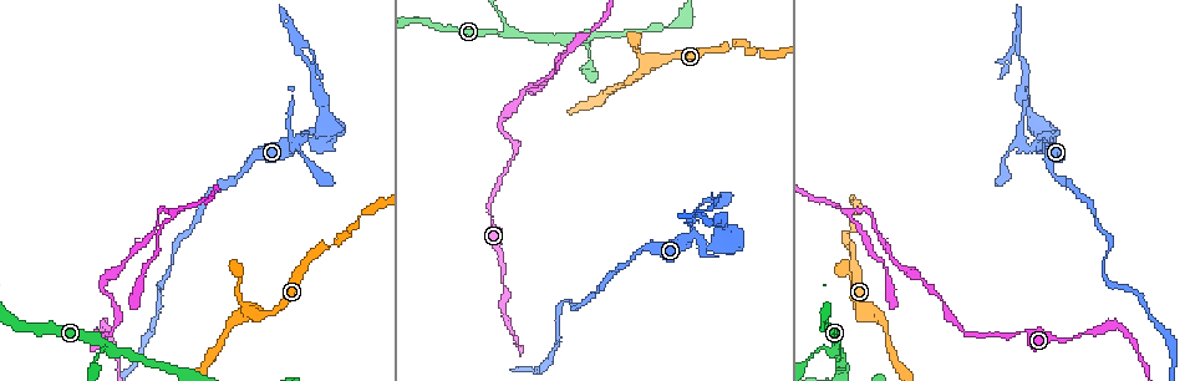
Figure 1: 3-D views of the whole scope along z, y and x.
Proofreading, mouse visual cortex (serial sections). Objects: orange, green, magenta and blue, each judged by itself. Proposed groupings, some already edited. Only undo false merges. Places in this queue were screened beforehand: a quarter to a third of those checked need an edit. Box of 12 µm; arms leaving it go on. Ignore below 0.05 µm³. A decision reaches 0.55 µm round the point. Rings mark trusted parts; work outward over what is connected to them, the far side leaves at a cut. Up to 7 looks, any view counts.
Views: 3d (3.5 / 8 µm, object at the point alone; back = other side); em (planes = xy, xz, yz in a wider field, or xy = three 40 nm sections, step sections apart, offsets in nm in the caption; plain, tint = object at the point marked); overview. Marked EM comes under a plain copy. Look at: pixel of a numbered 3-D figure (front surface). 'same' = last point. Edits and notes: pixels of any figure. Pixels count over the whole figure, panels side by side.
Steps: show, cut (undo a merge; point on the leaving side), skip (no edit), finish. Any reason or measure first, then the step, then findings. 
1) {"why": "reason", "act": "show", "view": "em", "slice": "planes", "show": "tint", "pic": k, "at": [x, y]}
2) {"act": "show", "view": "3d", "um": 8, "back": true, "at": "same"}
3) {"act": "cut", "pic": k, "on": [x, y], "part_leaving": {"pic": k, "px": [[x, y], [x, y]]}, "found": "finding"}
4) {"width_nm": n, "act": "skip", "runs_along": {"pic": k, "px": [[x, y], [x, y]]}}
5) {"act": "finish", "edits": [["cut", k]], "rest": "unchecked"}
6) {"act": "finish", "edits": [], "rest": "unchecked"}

{"why": "a narrow waist", "act": "show", "view": "3d", "um": 3.5, "pic": 1, "at": [508, 34]}

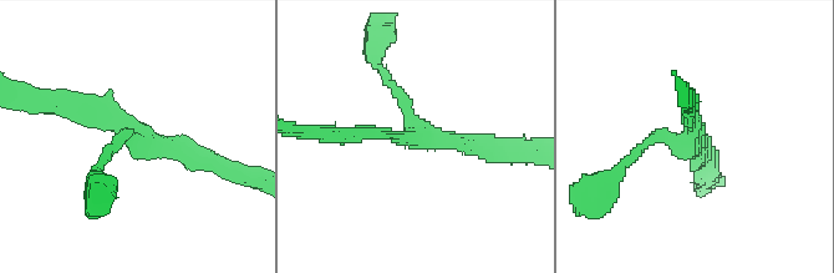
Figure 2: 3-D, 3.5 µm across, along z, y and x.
{"why": "now the EM", "act": "show", "view": "em", "slice": "xy", "step": 1, "show": "tint", "pic": 2, "at": [420, 135]}

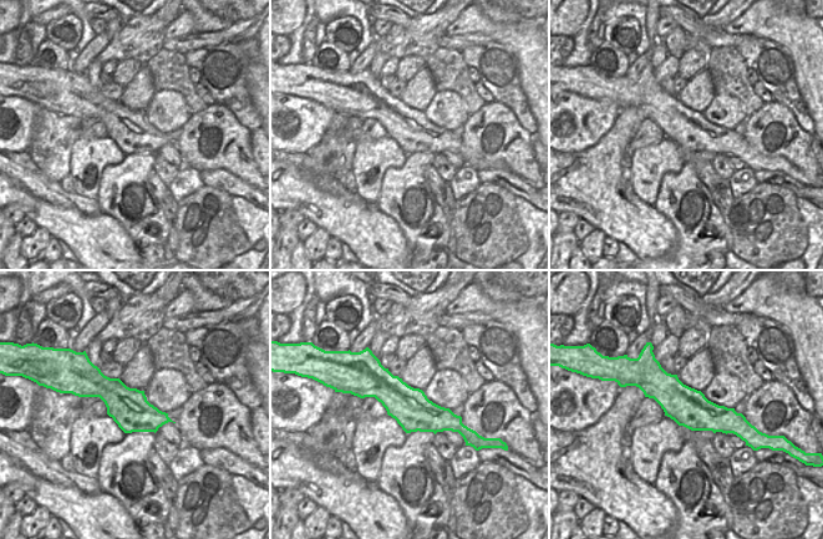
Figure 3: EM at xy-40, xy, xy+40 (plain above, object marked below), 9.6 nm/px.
{"act": "skip", "runs_along": {"pic": 2, "px": [[67, 104], [212, 161]]}, "found": "one cell here"}

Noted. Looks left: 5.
{"why": "two arms in line, one across", "act": "show", "view": "3d", "um": 8, "pic": 1, "at": [570, 46]}

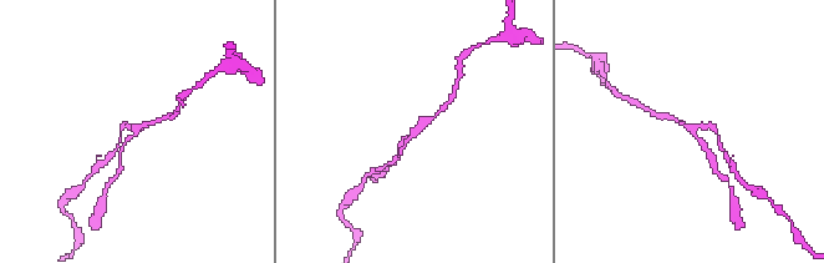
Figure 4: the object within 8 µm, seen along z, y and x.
{"arms": 3, "arm_widths_nm": [150, 150, 150], "act": "show", "view": "em", "slice": "planes", "show": "tint", "pic": 4, "at": [690, 127]}

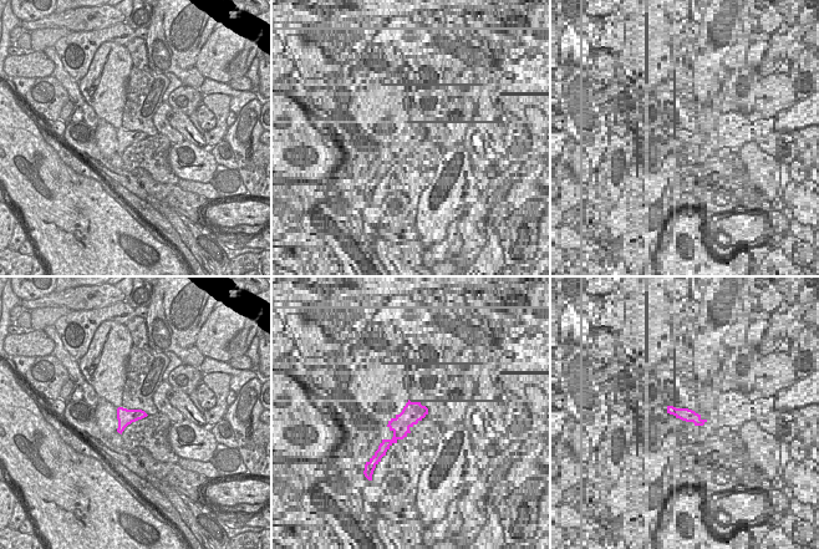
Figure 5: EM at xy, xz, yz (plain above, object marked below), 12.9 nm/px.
{"act": "skip", "found": "one cell here"}

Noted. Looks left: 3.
{"why": "thin neck", "act": "show", "view": "3d", "um": 3.5, "pic": 1, "at": [170, 268]}

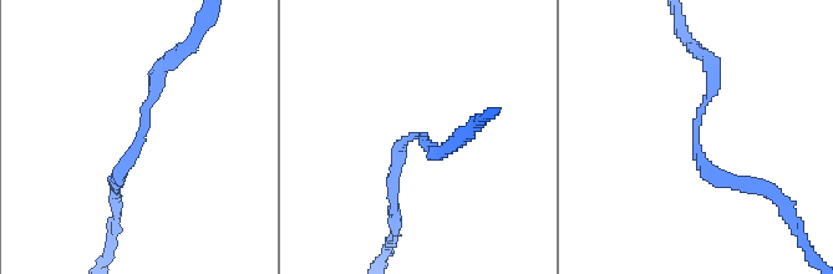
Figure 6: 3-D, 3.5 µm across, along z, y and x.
{"arm_widths_nm": [200, 200], "why": "now the EM", "act": "show", "view": "em", "slice": "xy", "step": 1, "show": "tint", "pic": 6, "at": [699, 134]}

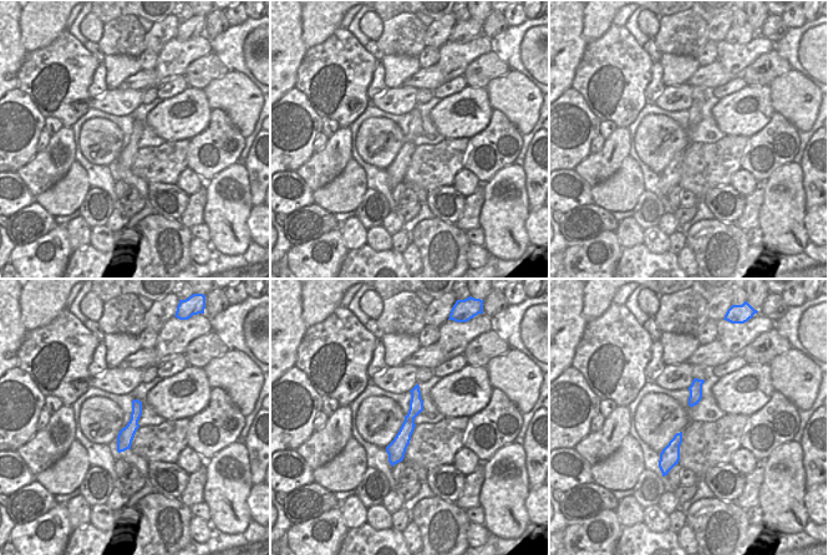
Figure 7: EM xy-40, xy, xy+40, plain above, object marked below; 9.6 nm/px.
{"act": "skip", "runs_along": {"pic": 6, "px": [[167, 62], [113, 181]]}, "found": "one cell here"}

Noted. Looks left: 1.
{"act": "finish", "edits": [], "rest": "unchecked"}

